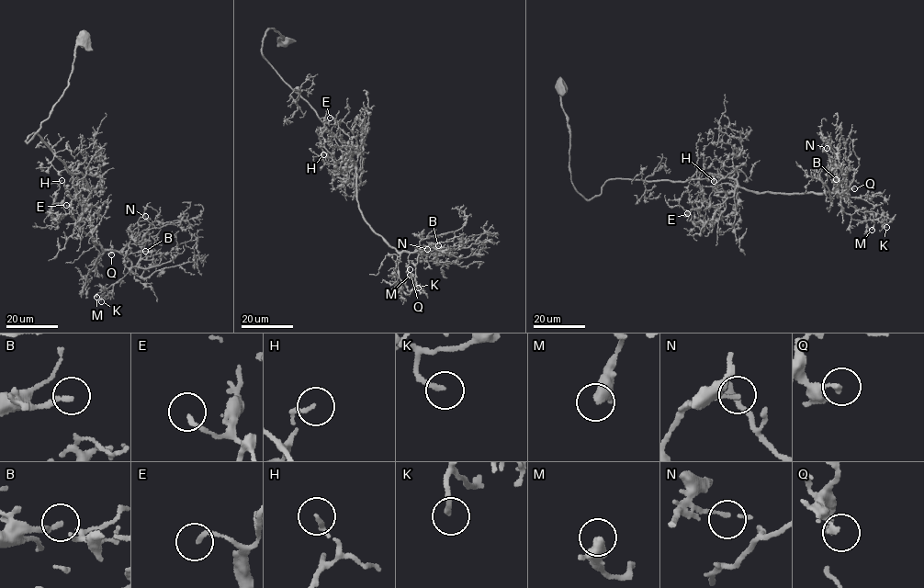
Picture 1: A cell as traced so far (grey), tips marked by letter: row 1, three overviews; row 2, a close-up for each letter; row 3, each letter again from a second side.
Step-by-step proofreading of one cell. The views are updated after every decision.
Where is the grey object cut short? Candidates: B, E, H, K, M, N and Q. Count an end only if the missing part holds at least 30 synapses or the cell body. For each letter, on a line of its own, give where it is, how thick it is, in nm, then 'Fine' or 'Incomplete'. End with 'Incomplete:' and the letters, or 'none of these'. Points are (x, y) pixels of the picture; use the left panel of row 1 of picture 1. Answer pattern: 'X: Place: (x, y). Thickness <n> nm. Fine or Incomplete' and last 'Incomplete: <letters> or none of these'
B: Place: (145, 251). Thickness 150 nm. Incomplete
E: Place: (66, 205). Thickness 170 nm. Fine
H: Place: (61, 180). Thickness 130 nm. Fine
K: Place: (101, 301). Thickness 180 nm. Incomplete
M: Place: (96, 297). Thickness 480 nm. Fine
N: Place: (145, 216). Thickness 90 nm. Fine
Q: Place: (111, 254). Thickness 200 nm. Fine
Incomplete: B, K

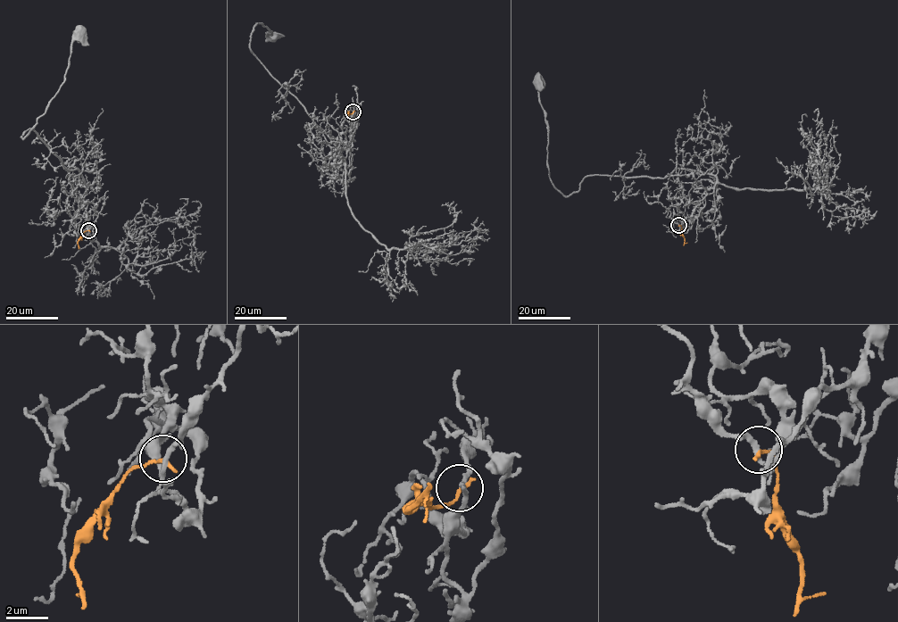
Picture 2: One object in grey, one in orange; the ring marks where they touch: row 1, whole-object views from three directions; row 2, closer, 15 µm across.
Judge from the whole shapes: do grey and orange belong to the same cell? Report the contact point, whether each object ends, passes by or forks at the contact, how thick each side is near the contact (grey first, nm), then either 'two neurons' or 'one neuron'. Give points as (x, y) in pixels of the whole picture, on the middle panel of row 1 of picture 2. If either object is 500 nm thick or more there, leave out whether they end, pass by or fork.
(353, 111) | grey forks | orange ends | 190/180 nm | two neurons

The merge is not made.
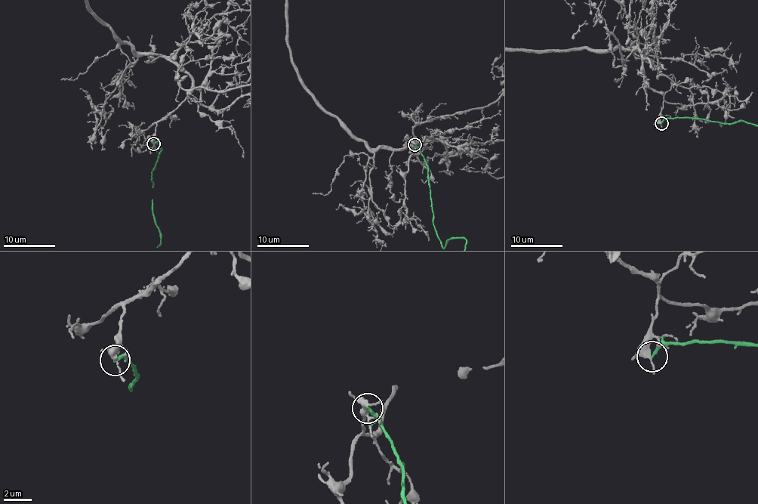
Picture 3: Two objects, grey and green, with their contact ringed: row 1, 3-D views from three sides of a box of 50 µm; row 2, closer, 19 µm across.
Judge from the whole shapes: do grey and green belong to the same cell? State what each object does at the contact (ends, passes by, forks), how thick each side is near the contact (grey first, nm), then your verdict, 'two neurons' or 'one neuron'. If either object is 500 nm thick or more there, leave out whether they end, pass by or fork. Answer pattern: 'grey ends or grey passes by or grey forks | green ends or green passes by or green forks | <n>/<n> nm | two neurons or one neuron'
grey forks | green ends | 280/200 nm | two neurons

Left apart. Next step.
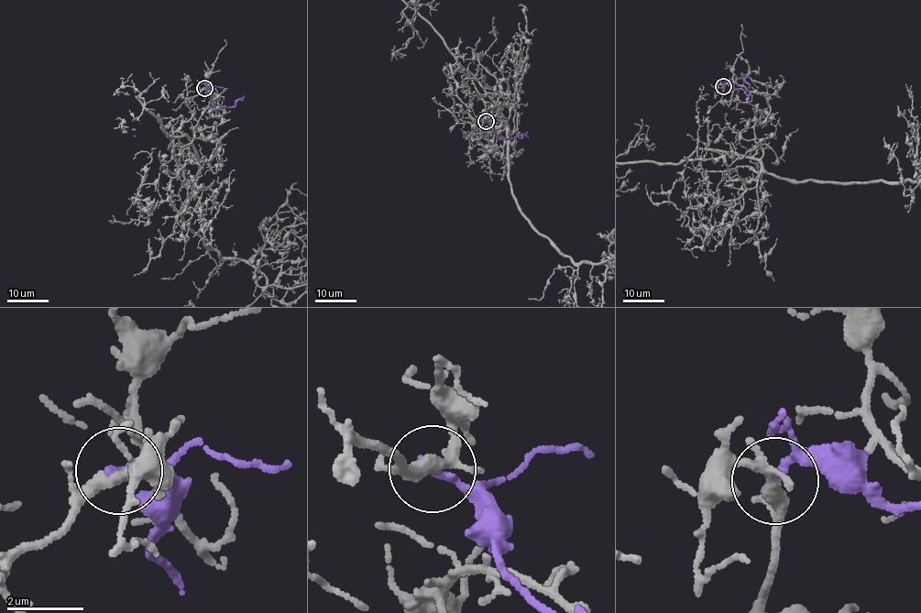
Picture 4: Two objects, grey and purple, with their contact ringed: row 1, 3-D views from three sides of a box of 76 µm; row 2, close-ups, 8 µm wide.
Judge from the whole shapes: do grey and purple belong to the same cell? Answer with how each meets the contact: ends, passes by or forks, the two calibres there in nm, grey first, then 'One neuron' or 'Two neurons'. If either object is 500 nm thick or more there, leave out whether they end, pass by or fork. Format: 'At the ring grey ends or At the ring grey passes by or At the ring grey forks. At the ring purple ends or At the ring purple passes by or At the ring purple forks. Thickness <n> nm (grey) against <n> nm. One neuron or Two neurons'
At the ring grey forks. At the ring purple ends. Thickness 280 nm (grey) against 220 nm. Two neurons

